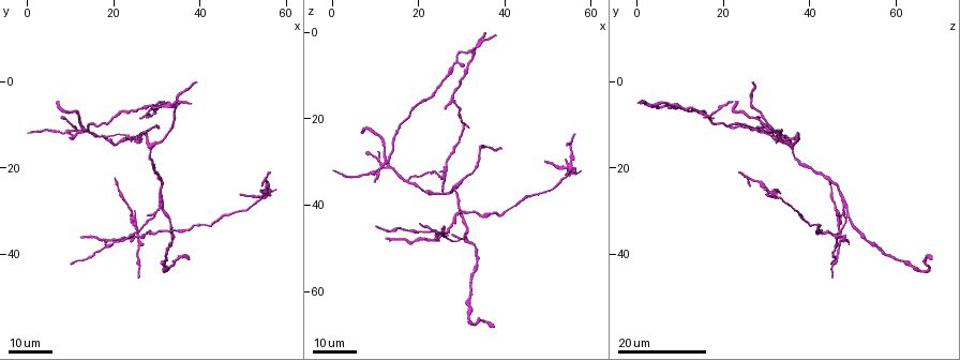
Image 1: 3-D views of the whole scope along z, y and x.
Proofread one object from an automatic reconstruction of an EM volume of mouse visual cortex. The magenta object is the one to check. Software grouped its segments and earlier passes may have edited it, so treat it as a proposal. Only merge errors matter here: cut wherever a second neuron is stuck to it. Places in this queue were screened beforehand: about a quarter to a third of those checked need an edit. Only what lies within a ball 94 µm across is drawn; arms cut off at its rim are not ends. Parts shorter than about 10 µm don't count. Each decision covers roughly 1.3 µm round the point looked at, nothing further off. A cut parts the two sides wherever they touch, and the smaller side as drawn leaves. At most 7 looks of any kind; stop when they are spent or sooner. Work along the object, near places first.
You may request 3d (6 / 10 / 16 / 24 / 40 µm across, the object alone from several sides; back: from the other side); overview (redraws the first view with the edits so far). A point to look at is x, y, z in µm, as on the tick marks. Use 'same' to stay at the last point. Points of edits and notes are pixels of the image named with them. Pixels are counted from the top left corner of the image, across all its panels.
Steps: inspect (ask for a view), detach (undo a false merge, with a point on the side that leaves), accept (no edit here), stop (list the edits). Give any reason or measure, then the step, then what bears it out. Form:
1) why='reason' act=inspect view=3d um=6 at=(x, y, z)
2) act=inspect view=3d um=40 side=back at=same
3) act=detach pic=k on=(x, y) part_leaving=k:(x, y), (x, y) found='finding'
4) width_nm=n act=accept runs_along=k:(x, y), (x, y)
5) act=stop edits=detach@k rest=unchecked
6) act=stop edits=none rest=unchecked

why='thin arm on a thick one' act=inspect view=3d um=16 at=(29.0, 31.0, 48.0)

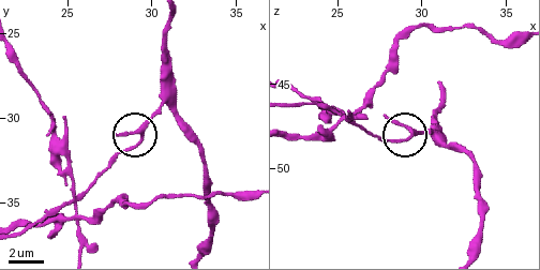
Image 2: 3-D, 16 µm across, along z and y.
why='closer look' act=inspect view=3d um=10 at=(29.2, 31.3, 48.2)

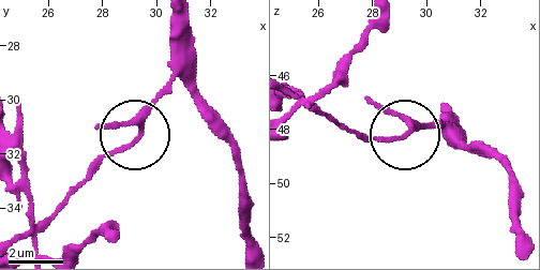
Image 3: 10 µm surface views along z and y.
arms=3 act=accept found='one neuron here'

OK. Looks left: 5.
why='four or more arms meet' act=inspect view=3d um=24 at=(25.5, 36.0, 47.5)

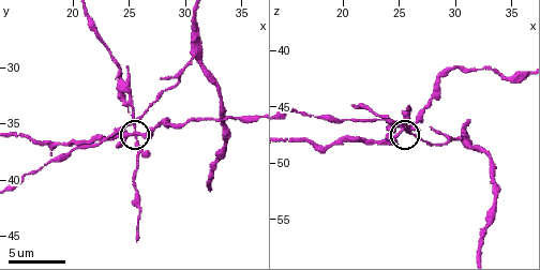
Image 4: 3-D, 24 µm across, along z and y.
act=inspect view=3d um=10 at=(25.2, 36.0, 47.0)

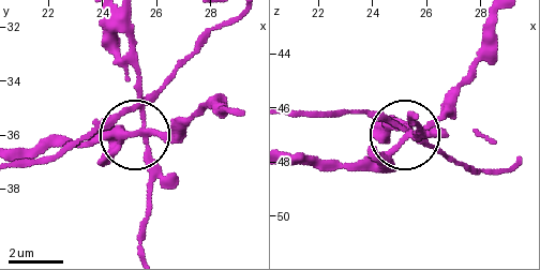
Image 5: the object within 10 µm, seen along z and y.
arms=4 act=detach pic=5 on=(161, 139) part_leaving=5:(141, 108), (155, 132), (207, 106), (231, 113) found='a second neuron is stuck on'

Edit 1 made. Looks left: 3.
why='three arms meet' act=inspect view=3d um=16 at=(28.5, 15.5, 36.0)

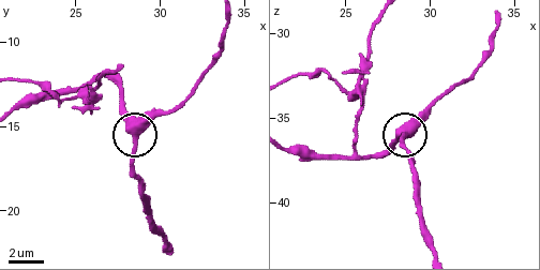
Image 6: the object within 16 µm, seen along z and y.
why='zoom in' act=inspect view=3d um=10 at=(28.6, 15.4, 35.8)

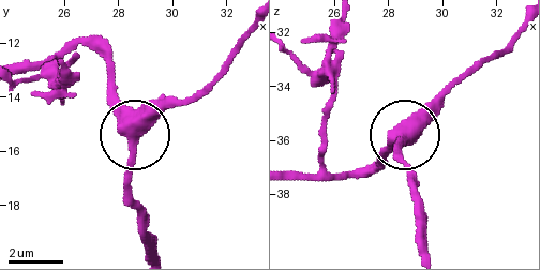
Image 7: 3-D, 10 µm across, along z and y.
arms=3 act=accept runs_along=7:(126, 111), (133, 132), (173, 98) found='continuous, no second neuron'

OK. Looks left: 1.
act=stop edits=detach@5 rest=unchecked

